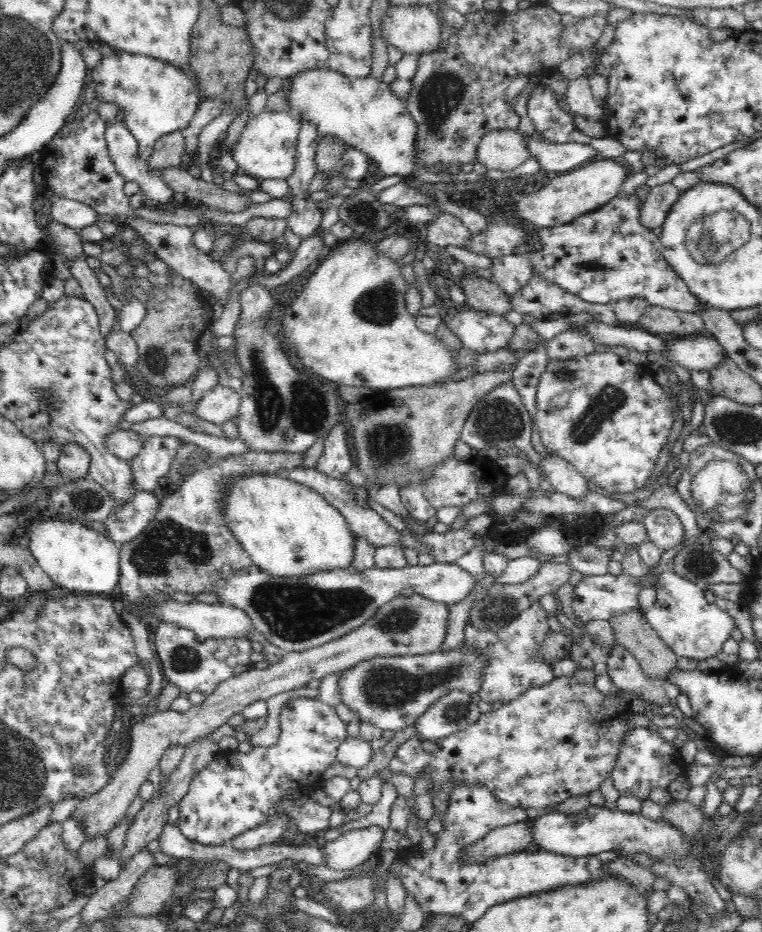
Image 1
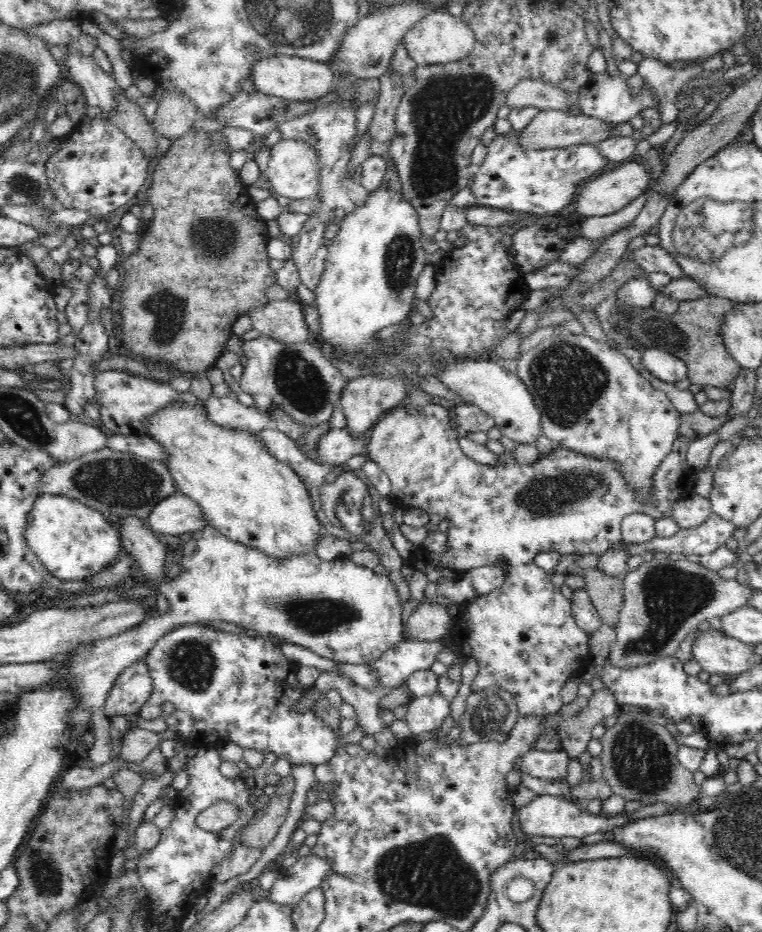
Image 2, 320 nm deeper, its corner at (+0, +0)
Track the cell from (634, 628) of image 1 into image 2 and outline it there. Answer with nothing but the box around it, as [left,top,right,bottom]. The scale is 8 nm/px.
[582,568,624,628]

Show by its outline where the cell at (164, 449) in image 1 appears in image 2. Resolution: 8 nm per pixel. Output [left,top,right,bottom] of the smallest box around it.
[205,364,273,434]

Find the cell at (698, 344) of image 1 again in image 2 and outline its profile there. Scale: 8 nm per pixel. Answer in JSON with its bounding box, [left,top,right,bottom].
[641,348,688,383]

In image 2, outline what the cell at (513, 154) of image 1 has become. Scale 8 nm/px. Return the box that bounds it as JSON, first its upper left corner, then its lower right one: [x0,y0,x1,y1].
[520,109,617,152]

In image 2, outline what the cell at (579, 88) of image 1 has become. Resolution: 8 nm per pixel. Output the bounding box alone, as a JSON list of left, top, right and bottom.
[506,79,580,112]

